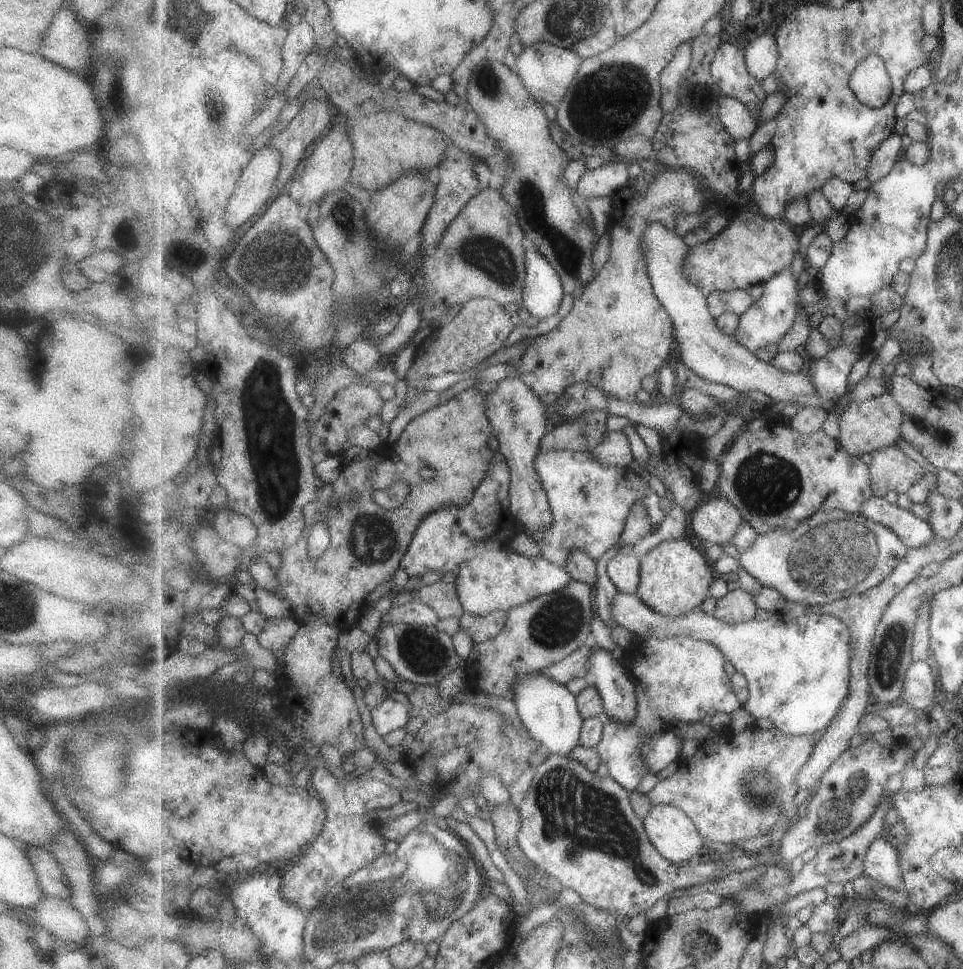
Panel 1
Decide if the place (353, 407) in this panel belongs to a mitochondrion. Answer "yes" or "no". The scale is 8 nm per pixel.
no

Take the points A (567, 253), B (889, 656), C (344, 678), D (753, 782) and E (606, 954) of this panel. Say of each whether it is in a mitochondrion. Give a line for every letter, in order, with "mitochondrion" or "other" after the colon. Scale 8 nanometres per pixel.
A: mitochondrion
B: mitochondrion
C: other
D: mitochondrion
E: other

